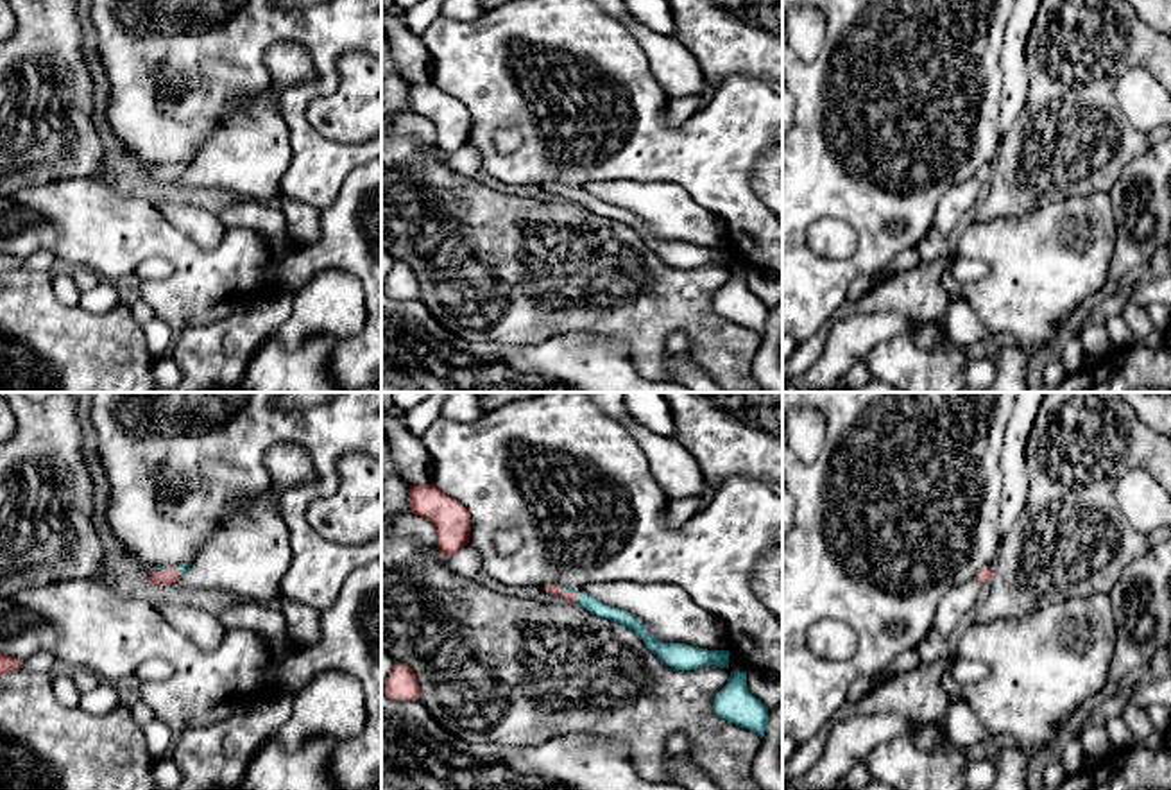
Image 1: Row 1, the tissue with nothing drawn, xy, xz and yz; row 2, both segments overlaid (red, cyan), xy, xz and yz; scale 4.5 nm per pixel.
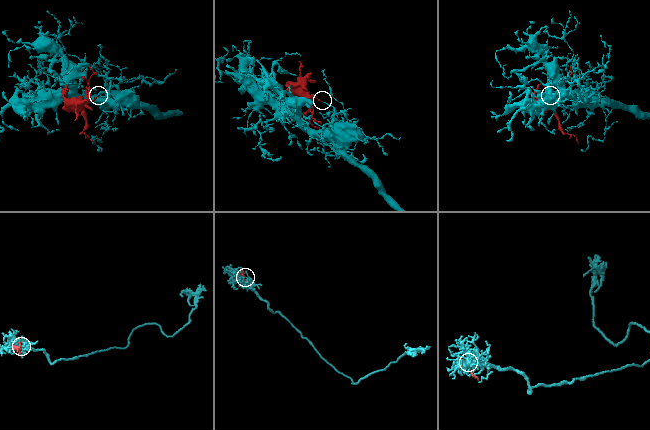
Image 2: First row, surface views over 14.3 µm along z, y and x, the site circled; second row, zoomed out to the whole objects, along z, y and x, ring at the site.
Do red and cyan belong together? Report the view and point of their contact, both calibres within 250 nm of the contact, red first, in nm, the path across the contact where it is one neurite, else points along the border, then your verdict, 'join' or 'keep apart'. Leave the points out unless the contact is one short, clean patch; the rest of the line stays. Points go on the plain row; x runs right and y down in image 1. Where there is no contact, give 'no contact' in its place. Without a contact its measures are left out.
contact xz (573, 190); calibres 50 and 20 nm; join

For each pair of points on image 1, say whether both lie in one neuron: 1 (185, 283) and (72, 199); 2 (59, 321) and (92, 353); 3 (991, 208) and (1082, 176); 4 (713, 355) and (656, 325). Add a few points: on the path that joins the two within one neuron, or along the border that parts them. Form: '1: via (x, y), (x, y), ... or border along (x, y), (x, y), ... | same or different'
1: via (170, 251), (154, 235), (142, 230), (104, 228) | same
2: via (67, 328), (85, 346) | same
3: via (1014, 190), (1028, 176), (1059, 176) | same
4: via (702, 341), (686, 325), (670, 325) | same

